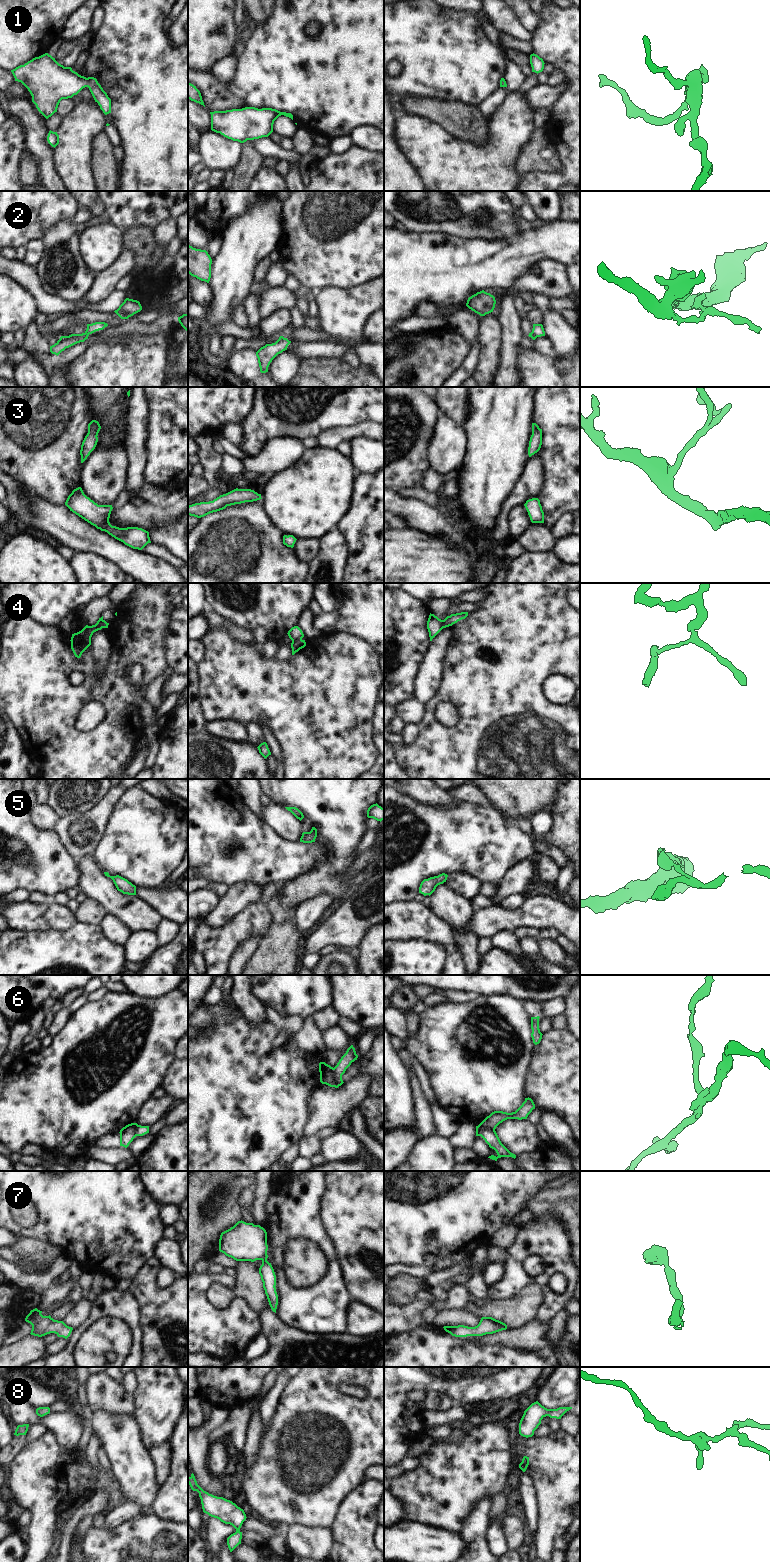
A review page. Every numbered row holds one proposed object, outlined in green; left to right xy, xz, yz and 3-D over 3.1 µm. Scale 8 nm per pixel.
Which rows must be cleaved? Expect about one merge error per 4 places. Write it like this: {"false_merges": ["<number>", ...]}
{"false_merges": ["2", "4", "6"]}

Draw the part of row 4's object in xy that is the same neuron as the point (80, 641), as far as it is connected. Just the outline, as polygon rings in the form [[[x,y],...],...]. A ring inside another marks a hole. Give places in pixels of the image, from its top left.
[[[103,616],[101,618],[99,618],[99,620],[97,621],[97,623],[95,625],[92,625],[92,626],[86,625],[81,631],[72,634],[72,637],[70,640],[71,641],[71,649],[75,655],[75,657],[80,658],[82,653],[91,645],[91,637],[92,637],[93,633],[102,629],[98,625],[98,622],[101,620],[103,620]]]

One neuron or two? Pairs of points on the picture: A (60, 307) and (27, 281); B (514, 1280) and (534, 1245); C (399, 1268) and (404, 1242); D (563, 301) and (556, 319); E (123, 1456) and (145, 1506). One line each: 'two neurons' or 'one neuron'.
A: one neuron
B: one neuron
C: two neurons
D: two neurons
E: one neuron

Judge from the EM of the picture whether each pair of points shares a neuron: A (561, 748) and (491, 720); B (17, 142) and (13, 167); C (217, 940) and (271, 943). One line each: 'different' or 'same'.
A: same
B: same
C: different

